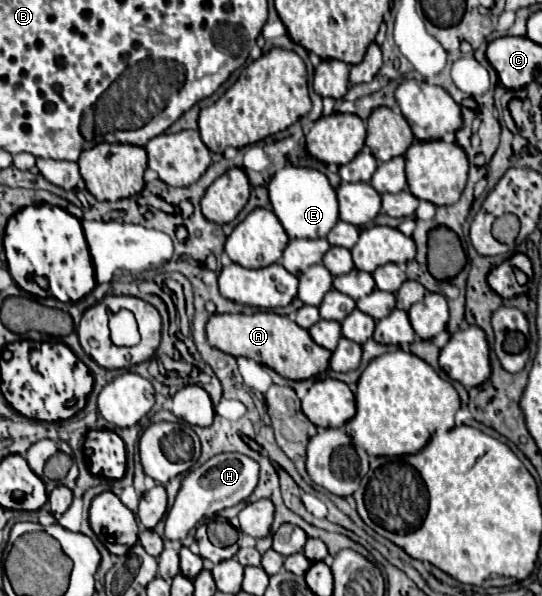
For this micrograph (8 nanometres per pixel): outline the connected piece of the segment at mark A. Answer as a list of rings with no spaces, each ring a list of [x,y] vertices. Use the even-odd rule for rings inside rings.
[[[258,311],[254,315],[212,315],[206,325],[208,341],[212,347],[232,355],[232,357],[248,357],[256,363],[262,363],[282,377],[304,381],[316,377],[328,369],[332,353],[314,343],[310,333],[298,327],[284,315]]]

